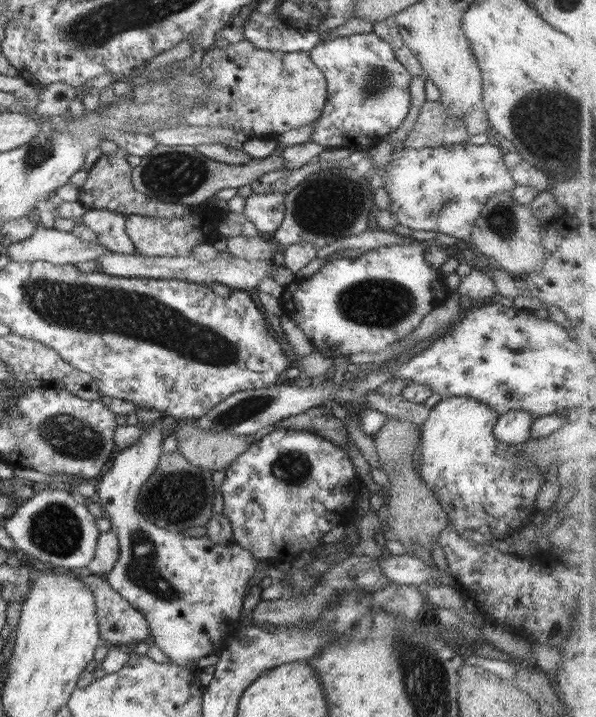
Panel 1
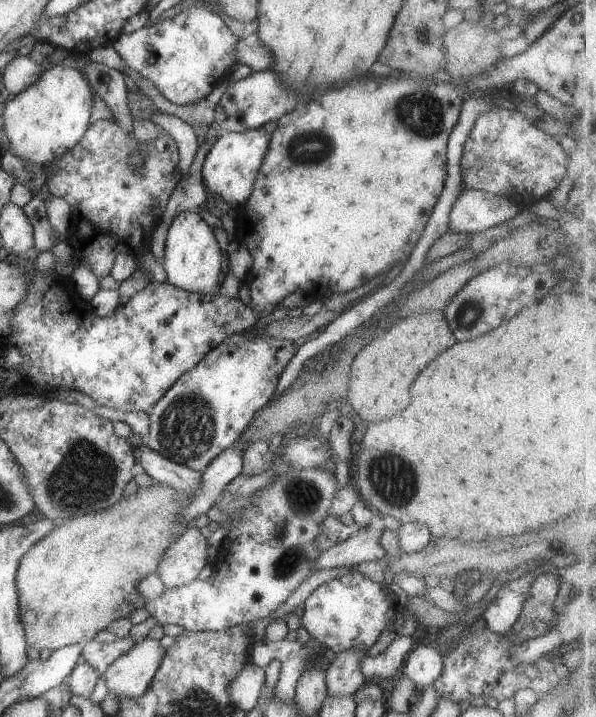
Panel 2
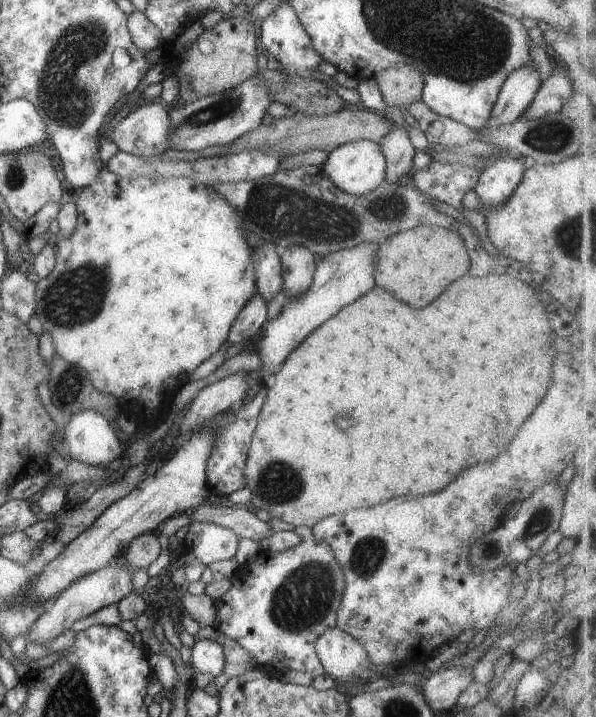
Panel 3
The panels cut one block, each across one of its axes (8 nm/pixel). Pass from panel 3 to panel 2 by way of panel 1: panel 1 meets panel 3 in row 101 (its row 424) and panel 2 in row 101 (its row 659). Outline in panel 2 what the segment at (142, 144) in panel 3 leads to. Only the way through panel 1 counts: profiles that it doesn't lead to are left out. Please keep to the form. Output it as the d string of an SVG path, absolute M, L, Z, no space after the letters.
M192 5L171 19L158 20L153 26L144 26L132 34L121 32L112 46L126 66L150 80L166 100L178 106L190 106L206 98L232 72L238 40L222 22L220 14Z

